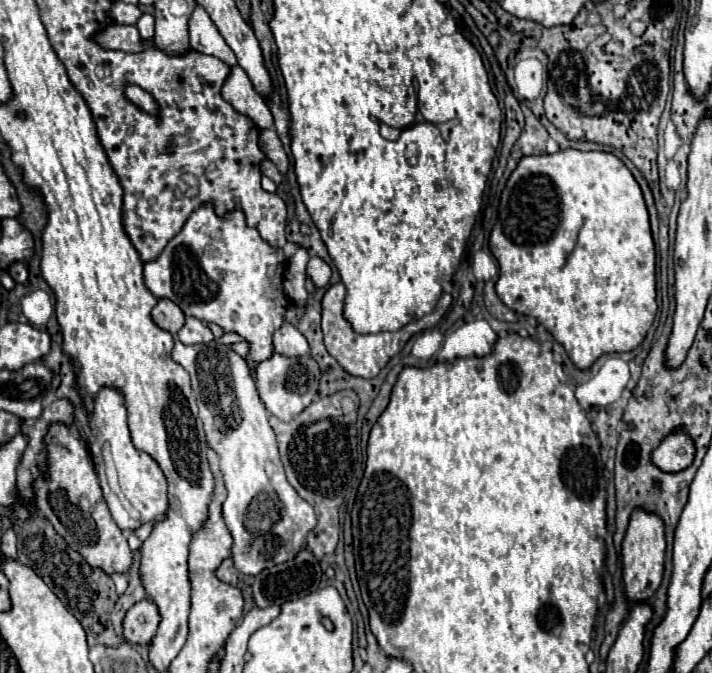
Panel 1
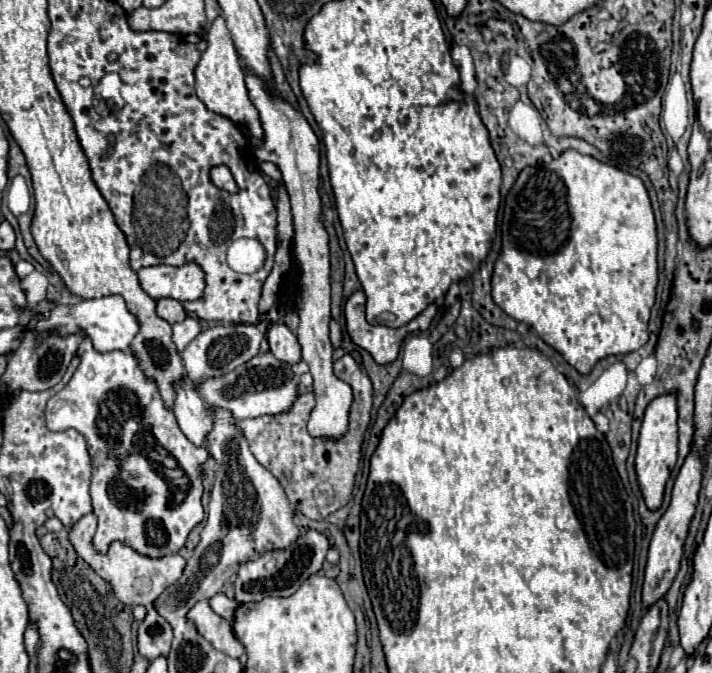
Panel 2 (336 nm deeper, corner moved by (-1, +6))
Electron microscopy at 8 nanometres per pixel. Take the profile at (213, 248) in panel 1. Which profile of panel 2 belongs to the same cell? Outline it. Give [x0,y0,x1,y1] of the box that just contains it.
[137,263,205,301]

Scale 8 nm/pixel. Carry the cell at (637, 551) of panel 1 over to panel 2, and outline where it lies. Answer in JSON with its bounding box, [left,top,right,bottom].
[635,393,677,509]

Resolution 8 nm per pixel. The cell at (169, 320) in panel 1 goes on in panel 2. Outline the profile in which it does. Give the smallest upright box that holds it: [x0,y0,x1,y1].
[157,299,187,325]

